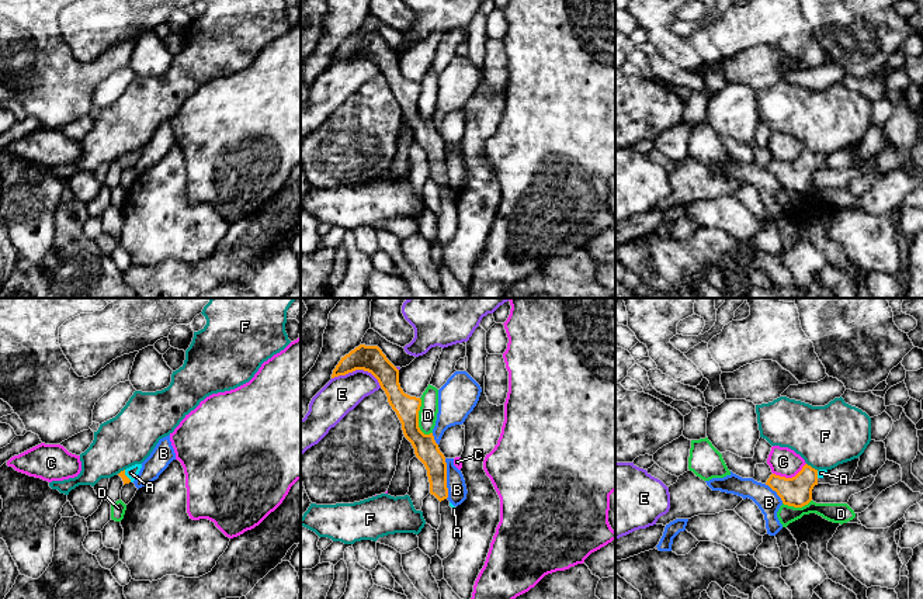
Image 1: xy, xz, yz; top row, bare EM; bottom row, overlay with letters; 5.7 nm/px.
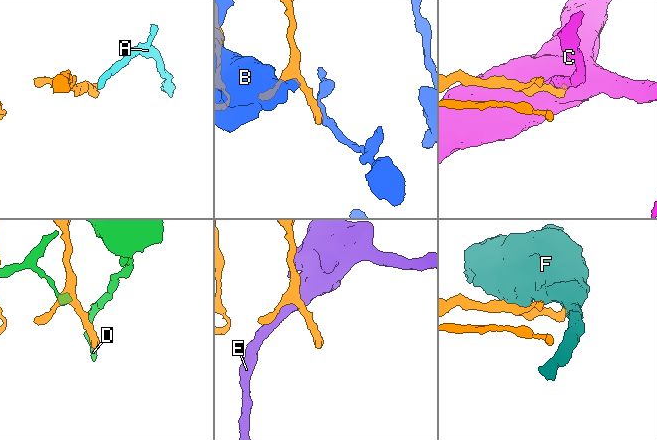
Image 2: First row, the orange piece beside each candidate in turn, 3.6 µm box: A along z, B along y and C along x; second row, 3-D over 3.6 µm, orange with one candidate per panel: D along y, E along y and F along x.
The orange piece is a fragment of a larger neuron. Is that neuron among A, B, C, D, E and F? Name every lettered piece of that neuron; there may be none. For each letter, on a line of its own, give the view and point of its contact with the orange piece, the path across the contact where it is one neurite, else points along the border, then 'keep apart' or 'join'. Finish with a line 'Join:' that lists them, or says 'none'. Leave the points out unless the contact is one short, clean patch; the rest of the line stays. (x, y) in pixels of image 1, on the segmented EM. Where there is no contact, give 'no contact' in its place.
A: contact xy (125, 475); way xy (121, 474), (125, 475), (131, 473); join
B: contact xz (446, 478); border xz (444, 459), (447, 498); keep apart
C: contact yz (790, 478); border yz (805, 463), (791, 477), (773, 474); keep apart
D: contact xz (417, 418); keep apart
E: contact xz (358, 369); keep apart
F: contact yz (811, 467); border yz (807, 463), (818, 470); keep apart
Join: A

